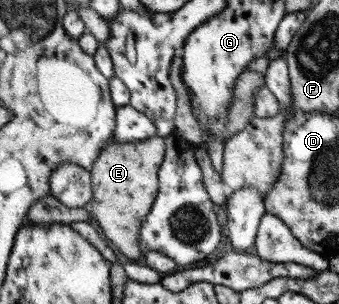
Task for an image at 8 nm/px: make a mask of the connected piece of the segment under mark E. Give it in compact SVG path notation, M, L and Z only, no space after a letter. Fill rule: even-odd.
M156 135L142 142L116 142L116 140L111 139L102 147L90 170L93 192L92 201L84 207L84 210L92 213L94 220L104 232L104 238L110 242L110 245L117 252L118 258L122 261L137 262L144 256L140 250L141 246L138 244L139 230L142 221L150 212L158 195L158 171L164 160L165 150L166 143L164 138Z

